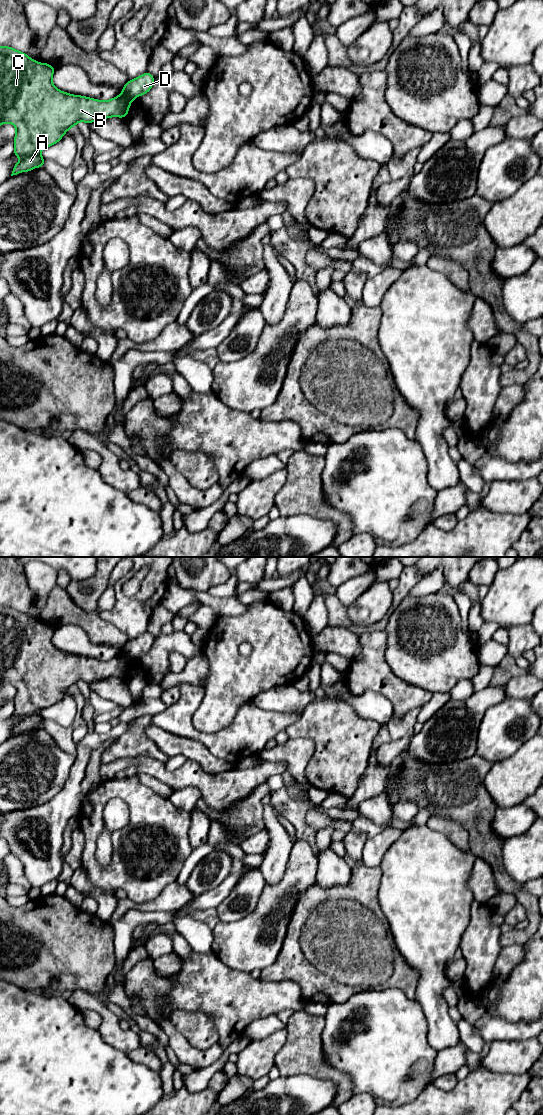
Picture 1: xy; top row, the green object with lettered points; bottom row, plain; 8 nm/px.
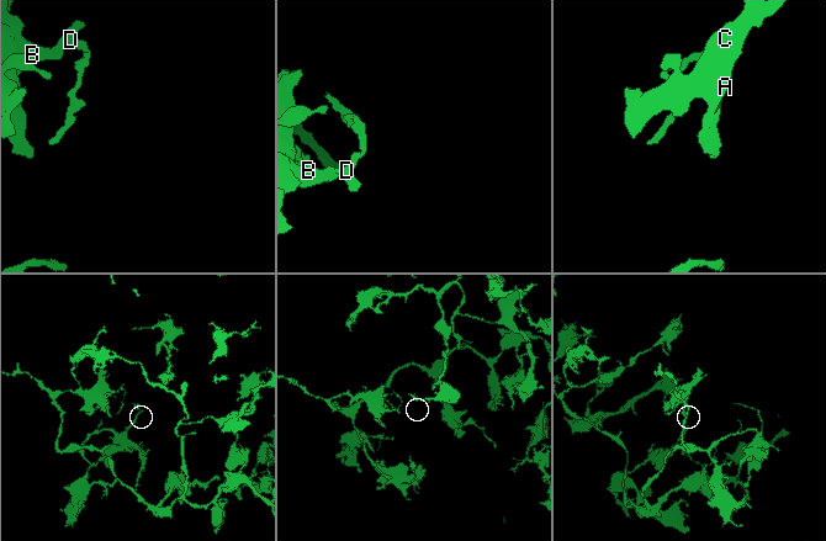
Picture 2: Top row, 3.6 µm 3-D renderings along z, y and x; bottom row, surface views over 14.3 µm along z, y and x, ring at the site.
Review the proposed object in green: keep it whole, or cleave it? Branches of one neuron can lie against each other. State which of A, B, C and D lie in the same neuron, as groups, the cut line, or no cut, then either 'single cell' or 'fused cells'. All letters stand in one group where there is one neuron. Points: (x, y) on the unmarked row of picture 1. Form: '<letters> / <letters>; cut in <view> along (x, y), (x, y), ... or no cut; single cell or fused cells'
A B C / D; cut in xy along (122, 652), (131, 660); fused cells

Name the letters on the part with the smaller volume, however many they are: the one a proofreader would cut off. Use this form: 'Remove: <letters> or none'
Remove: D

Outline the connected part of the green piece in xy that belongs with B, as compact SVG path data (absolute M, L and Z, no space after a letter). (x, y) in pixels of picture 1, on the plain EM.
M0 606L0 686L3 683L10 683L15 686L14 715L21 718L14 725L11 736L20 732L29 732L33 728L44 727L44 718L41 716L41 711L59 702L63 695L70 688L76 686L78 682L90 684L110 677L125 678L129 672L132 660L123 653L110 660L103 661L60 651L52 642L54 631L55 628L50 624L39 623L12 607Z

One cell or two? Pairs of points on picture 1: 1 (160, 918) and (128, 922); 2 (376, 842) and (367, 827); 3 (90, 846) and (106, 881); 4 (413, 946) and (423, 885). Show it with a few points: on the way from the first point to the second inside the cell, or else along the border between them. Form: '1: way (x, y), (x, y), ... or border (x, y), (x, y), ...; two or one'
1: way (152, 917), (136, 917); one
2: border (385, 828), (366, 841), (362, 851), (362, 858); two
3: way (90, 855), (90, 865), (97, 872); one
4: way (423, 931), (423, 900); one

